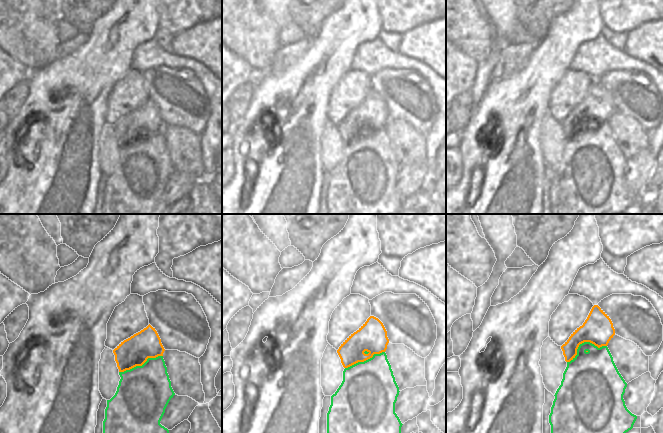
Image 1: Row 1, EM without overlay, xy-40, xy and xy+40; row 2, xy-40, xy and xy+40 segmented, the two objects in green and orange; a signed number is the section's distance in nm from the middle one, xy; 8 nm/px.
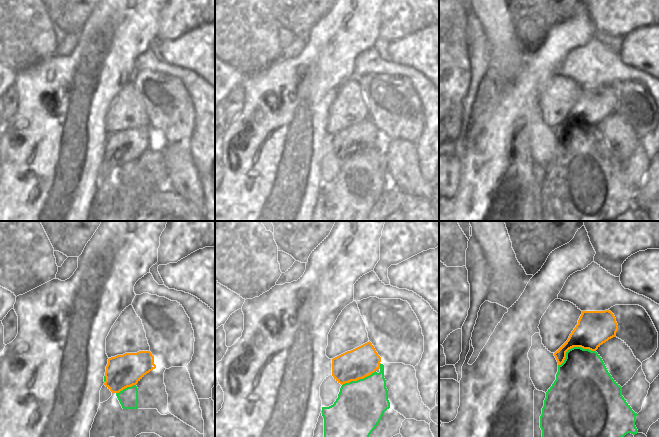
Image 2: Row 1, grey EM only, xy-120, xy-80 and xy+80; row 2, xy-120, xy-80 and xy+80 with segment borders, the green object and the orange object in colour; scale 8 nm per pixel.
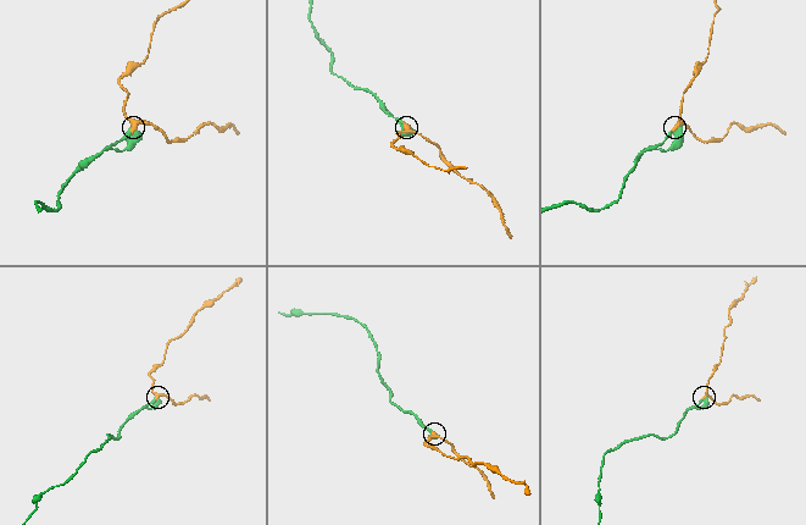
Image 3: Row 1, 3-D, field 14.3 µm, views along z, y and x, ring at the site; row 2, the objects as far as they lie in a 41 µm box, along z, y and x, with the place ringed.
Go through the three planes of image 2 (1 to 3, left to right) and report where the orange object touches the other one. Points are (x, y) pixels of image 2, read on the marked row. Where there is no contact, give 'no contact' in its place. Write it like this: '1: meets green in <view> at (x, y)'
1: meets green in xy-120 at (125, 388)
2: meets green in xy-80 at (359, 379)
3: meets green in xy+80 at (573, 347)

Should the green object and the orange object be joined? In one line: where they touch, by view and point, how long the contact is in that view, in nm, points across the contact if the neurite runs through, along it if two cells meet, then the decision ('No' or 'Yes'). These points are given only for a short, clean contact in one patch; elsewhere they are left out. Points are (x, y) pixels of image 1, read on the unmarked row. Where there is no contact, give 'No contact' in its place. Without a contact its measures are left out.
Touches green at xy+40 (584, 118). Shared border 340 nm. Yes.

